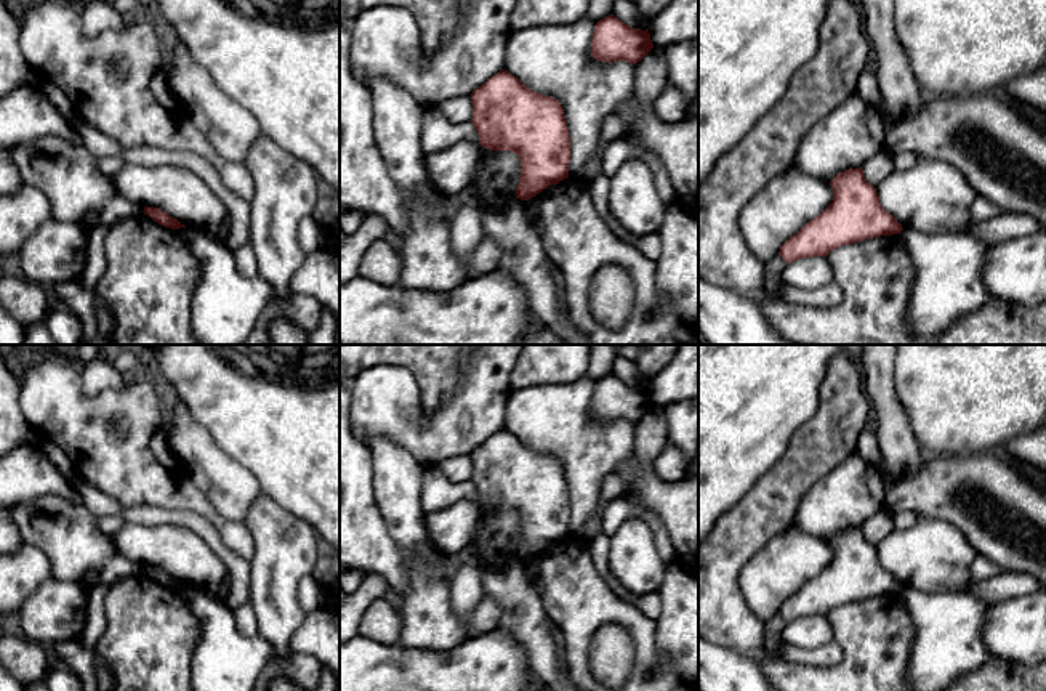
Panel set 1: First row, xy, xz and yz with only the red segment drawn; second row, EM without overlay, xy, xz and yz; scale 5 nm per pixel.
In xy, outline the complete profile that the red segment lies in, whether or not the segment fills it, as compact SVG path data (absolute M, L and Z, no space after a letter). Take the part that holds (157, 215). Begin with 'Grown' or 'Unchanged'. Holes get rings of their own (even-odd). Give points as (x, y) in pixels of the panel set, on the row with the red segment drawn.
Unchanged. M144 207L144 213L165 228L179 229L186 228L176 218L155 207Z

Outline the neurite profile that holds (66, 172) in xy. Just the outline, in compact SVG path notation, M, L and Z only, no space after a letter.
M56 136L14 144L6 149L26 183L38 188L59 221L82 223L96 213L111 228L120 220L144 213L144 207L120 196L114 178L101 173L95 156L82 144Z

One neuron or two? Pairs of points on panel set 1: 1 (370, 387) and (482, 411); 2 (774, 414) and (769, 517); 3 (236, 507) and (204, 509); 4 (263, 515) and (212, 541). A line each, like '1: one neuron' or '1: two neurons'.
1: one neuron
2: two neurons
3: two neurons
4: two neurons

